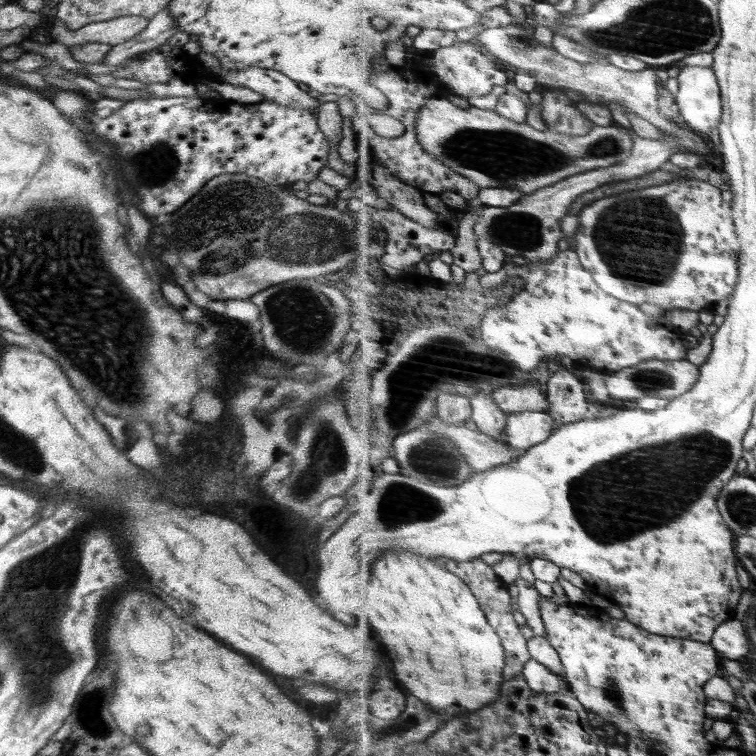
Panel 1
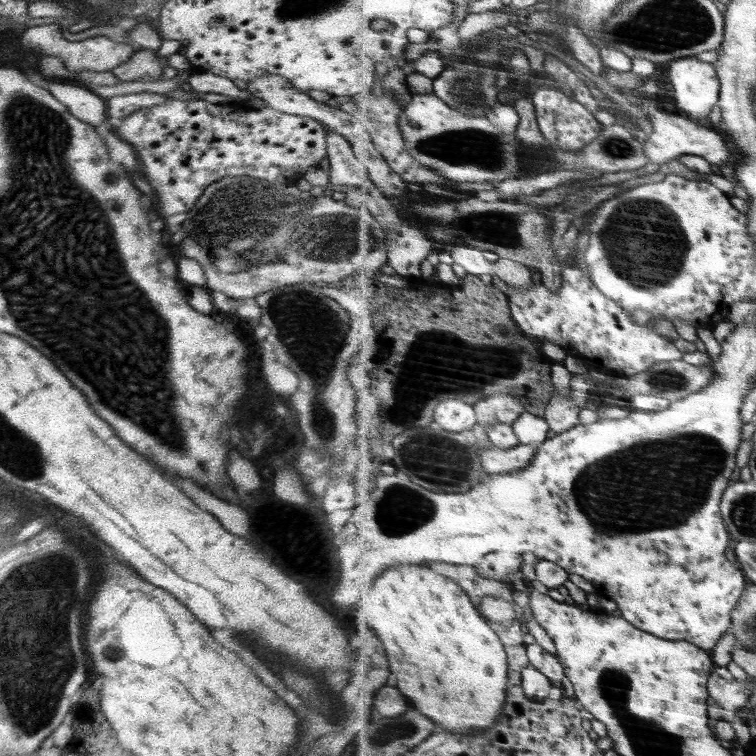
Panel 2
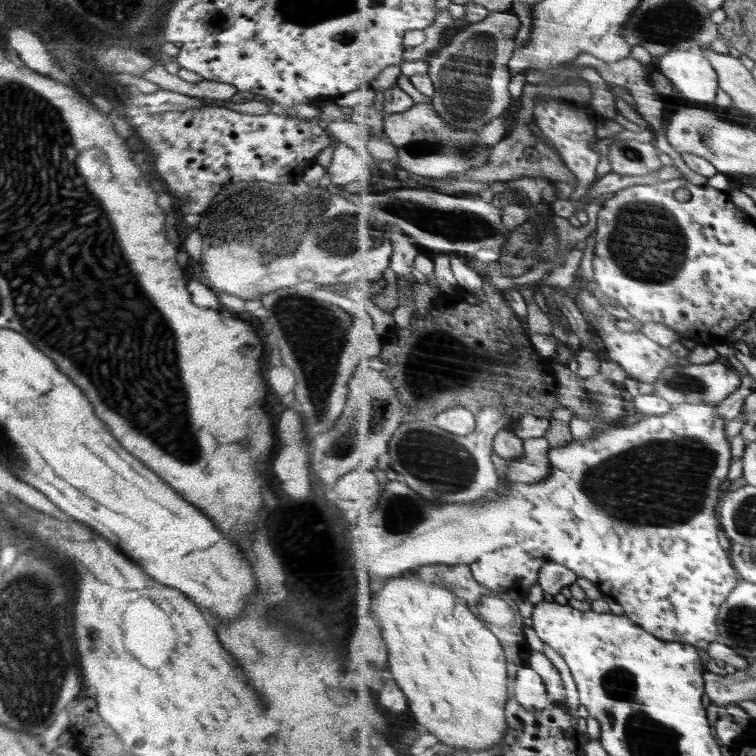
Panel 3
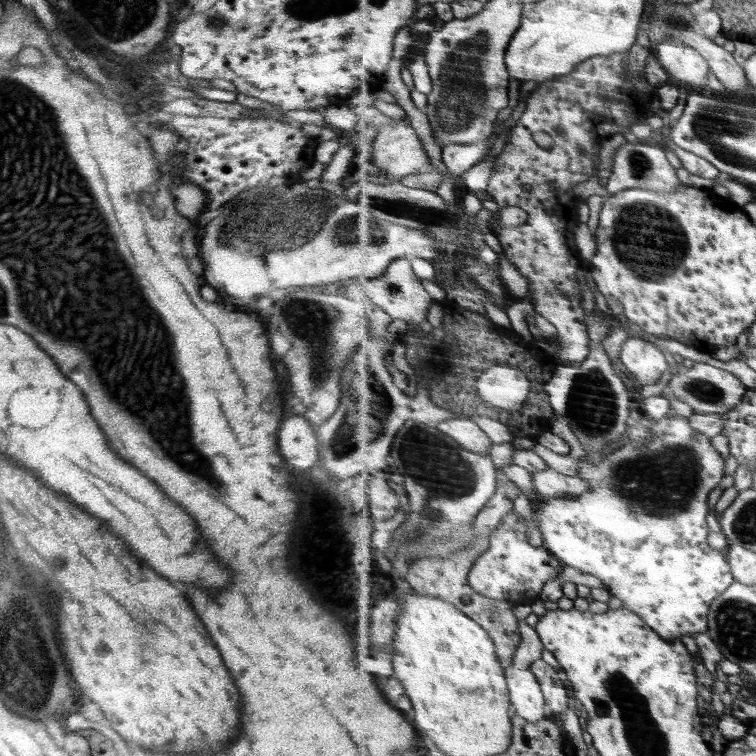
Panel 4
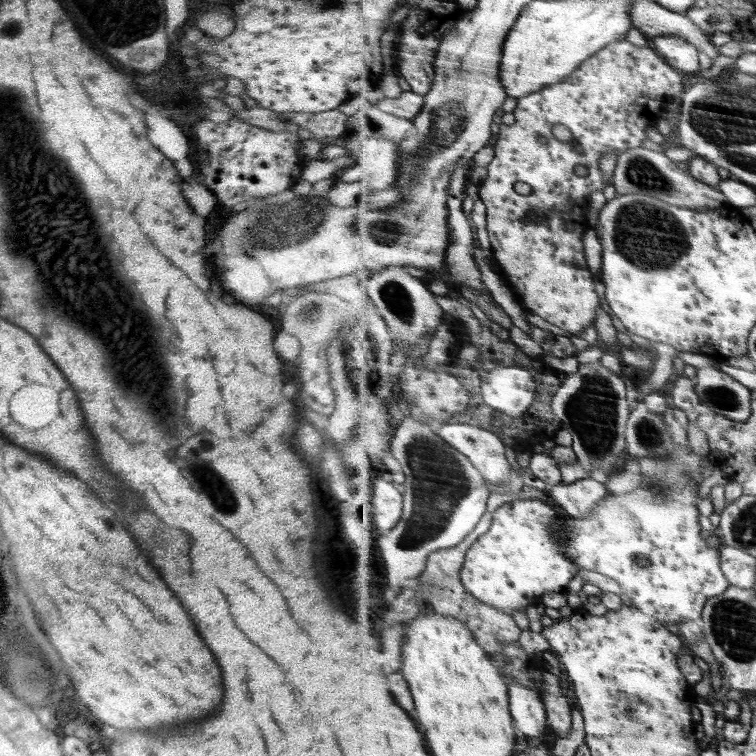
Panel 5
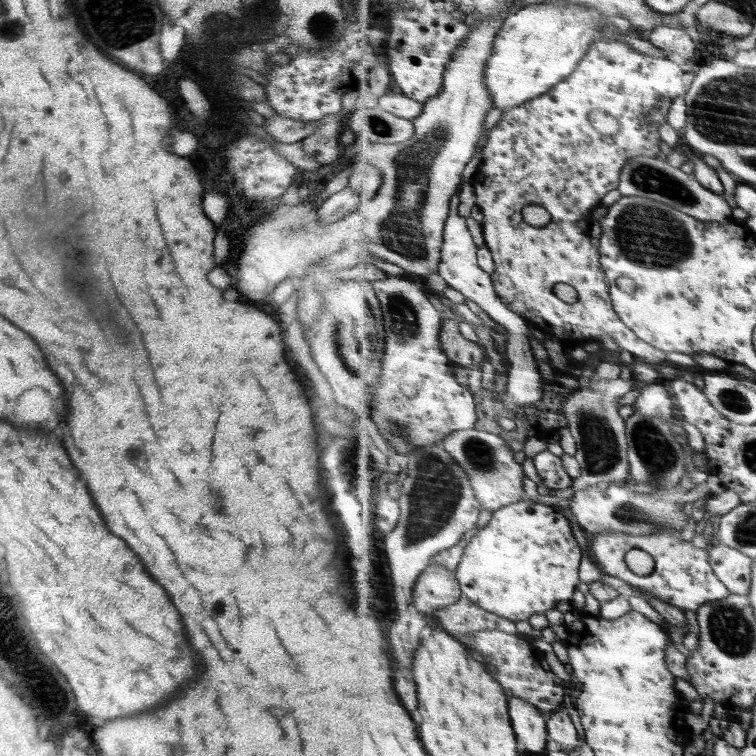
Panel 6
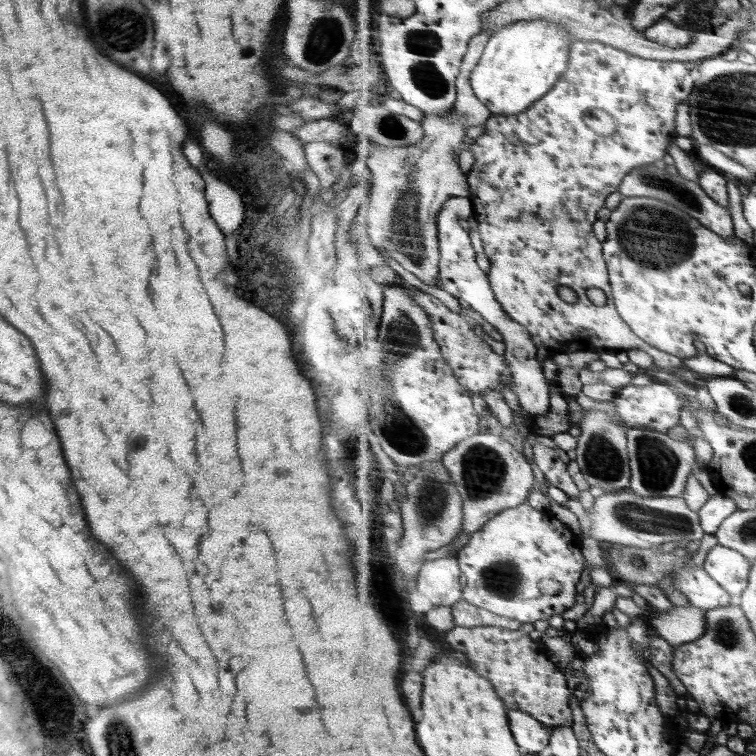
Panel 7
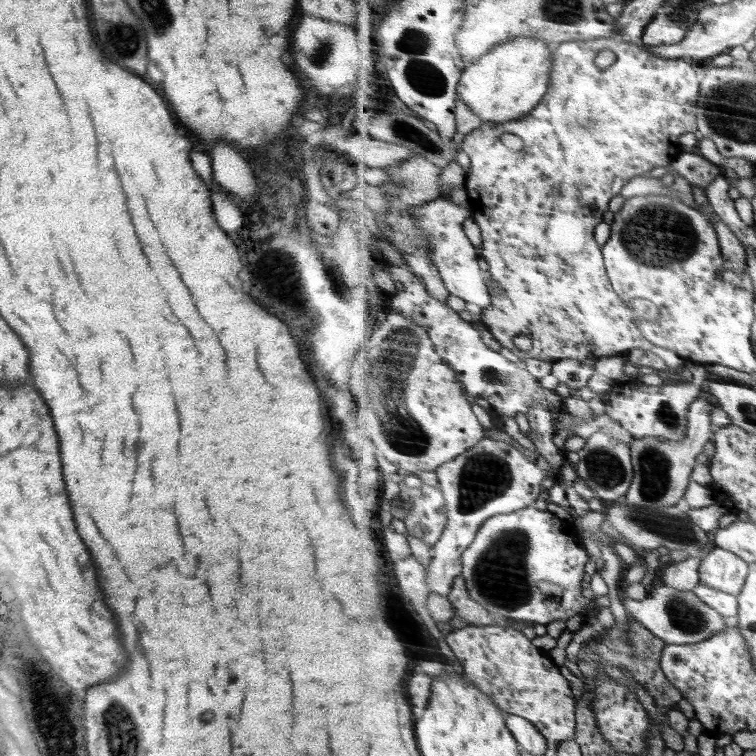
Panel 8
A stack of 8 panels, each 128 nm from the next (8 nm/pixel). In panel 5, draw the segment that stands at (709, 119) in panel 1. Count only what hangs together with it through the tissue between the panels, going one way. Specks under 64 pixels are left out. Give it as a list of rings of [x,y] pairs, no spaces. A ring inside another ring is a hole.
[[[678,35],[655,37],[652,42],[677,69],[690,76],[700,72],[700,50],[694,43]]]

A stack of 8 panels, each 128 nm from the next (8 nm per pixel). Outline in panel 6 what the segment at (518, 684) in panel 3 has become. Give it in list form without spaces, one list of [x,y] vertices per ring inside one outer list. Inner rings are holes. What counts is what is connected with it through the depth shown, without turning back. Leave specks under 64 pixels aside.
[[[511,698],[511,714],[515,731],[529,753],[546,752],[552,747],[548,717],[523,698]]]

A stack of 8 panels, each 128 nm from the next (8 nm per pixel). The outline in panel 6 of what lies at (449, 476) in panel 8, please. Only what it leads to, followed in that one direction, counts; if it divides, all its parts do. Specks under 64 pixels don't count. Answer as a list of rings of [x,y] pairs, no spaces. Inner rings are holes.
[[[475,428],[459,430],[444,440],[447,451],[468,471],[472,477],[472,487],[480,501],[481,508],[495,513],[497,510],[524,500],[524,480],[526,470],[519,454],[506,443],[502,435],[480,432]],[[433,562],[416,585],[415,605],[422,612],[435,614],[440,608],[456,604],[463,595],[457,571]]]

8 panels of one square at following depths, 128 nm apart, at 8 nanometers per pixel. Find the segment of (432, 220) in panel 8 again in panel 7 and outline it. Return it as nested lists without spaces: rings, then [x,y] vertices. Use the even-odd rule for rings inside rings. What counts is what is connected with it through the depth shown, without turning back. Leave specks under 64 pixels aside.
[[[454,197],[451,198],[446,205],[444,205],[443,211],[439,214],[439,229],[440,229],[440,242],[441,242],[441,282],[443,289],[457,297],[462,298],[468,302],[476,311],[481,313],[495,328],[502,332],[505,337],[505,345],[507,346],[506,362],[512,370],[512,377],[515,380],[513,383],[513,392],[518,396],[521,407],[528,413],[540,417],[545,417],[550,412],[550,382],[544,376],[544,368],[542,364],[538,362],[538,346],[534,339],[532,339],[532,333],[528,331],[526,326],[516,322],[507,312],[504,310],[504,305],[498,300],[494,287],[492,286],[489,275],[478,266],[478,260],[476,260],[476,248],[472,244],[472,234],[462,226],[462,218],[467,219],[470,216],[474,216],[474,204],[470,197]]]

